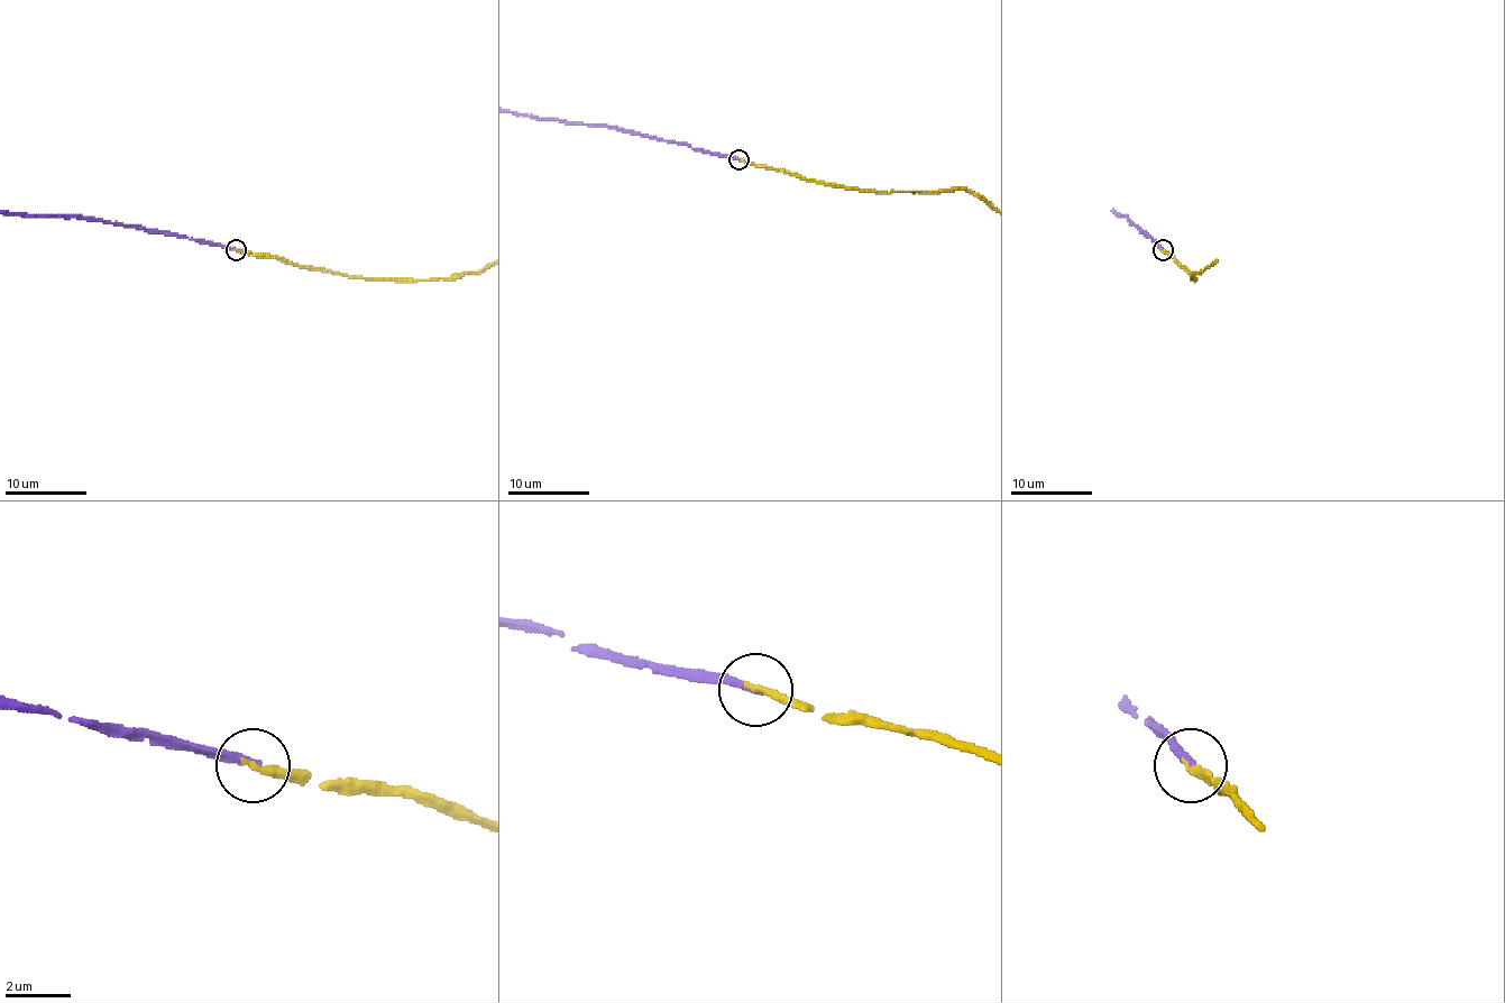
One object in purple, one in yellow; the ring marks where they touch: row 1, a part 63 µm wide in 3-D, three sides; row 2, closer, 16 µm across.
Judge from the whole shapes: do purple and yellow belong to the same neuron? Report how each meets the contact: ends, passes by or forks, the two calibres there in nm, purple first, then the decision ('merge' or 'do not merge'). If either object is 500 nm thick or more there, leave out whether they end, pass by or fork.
purple ends there; yellow ends there; 240 nm thick on the purple side, 240 nm on the other; merge

